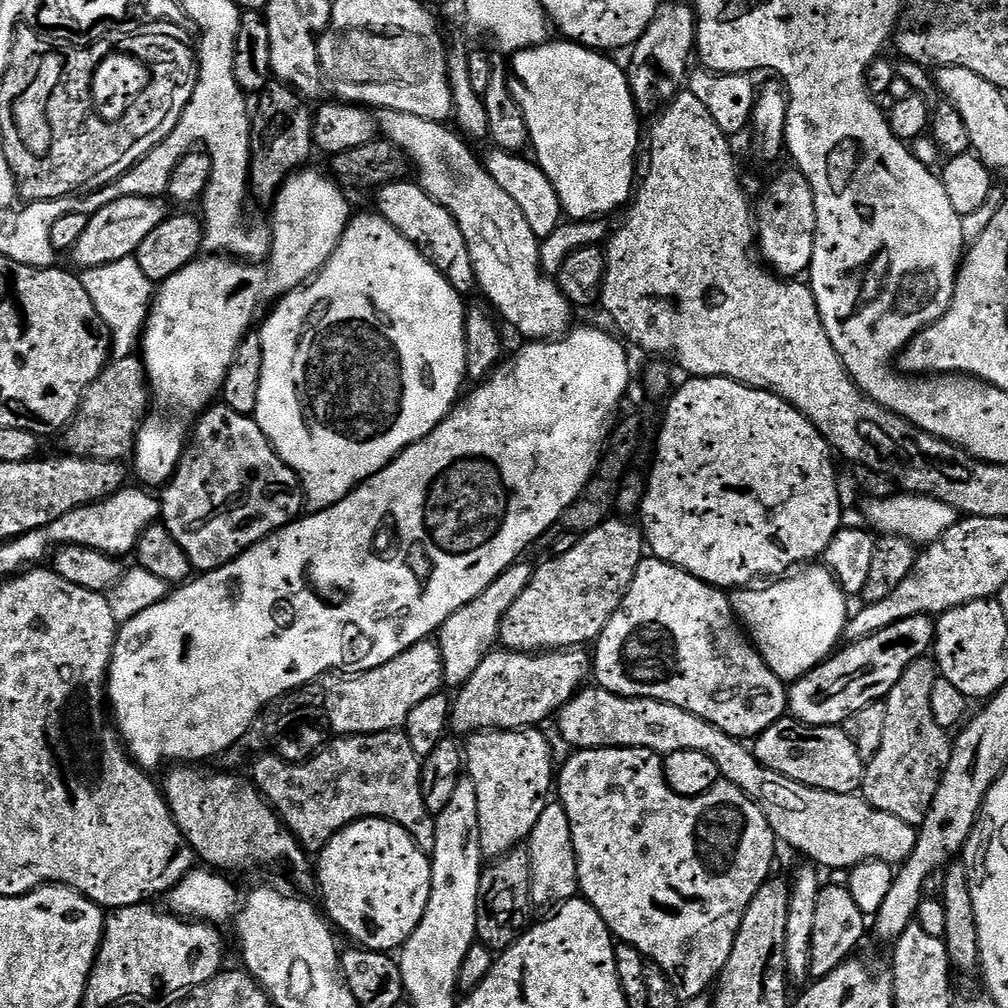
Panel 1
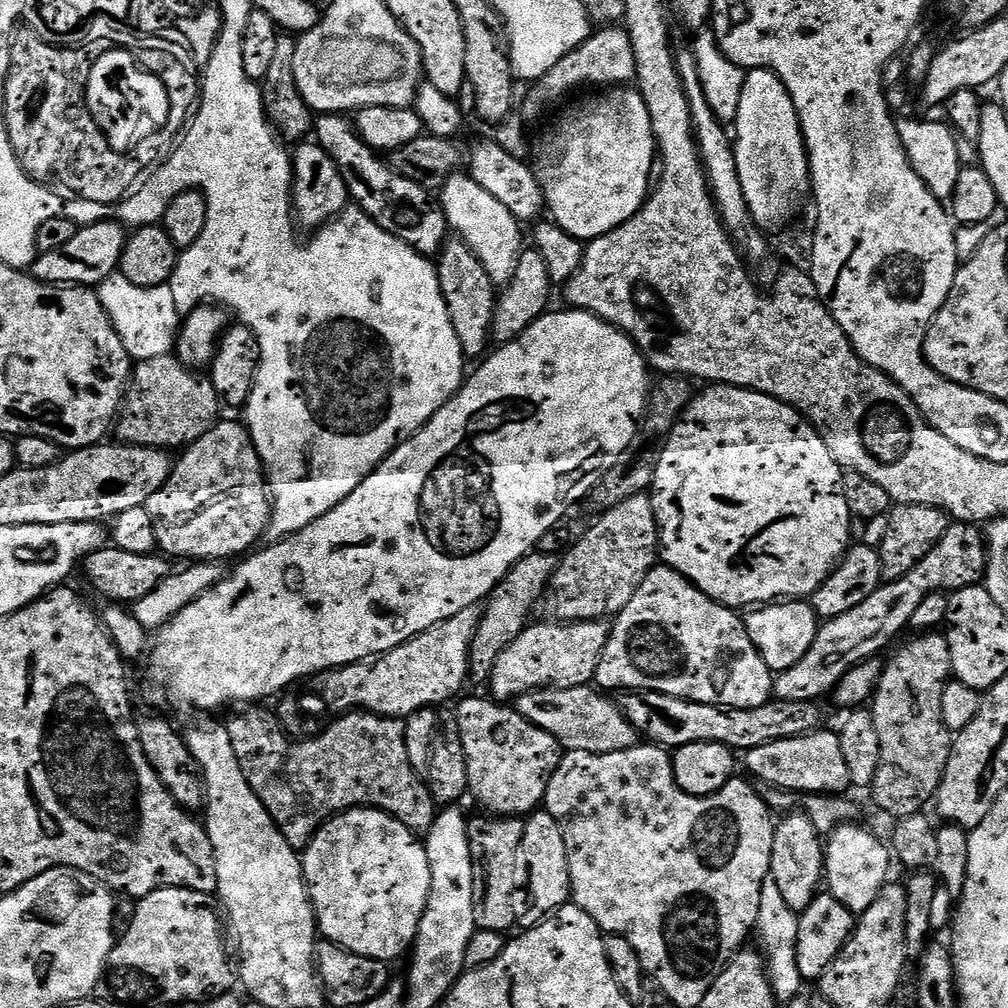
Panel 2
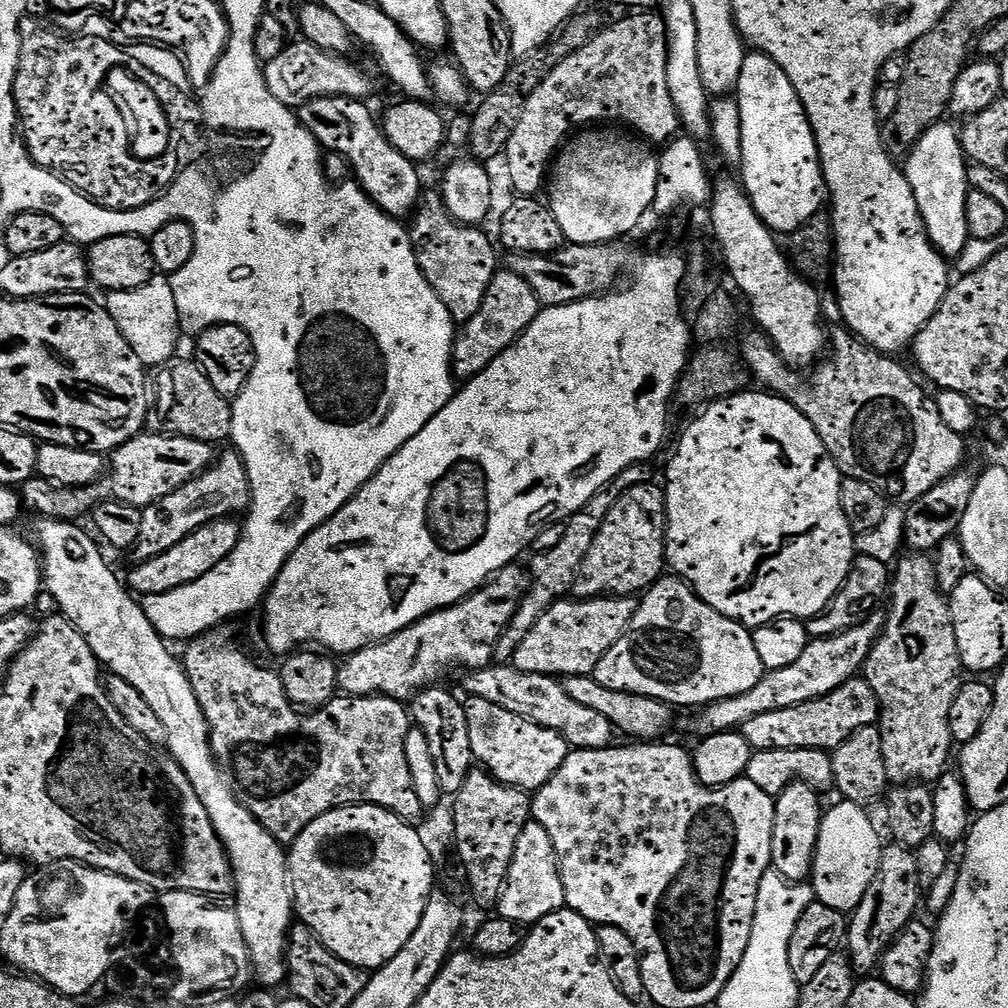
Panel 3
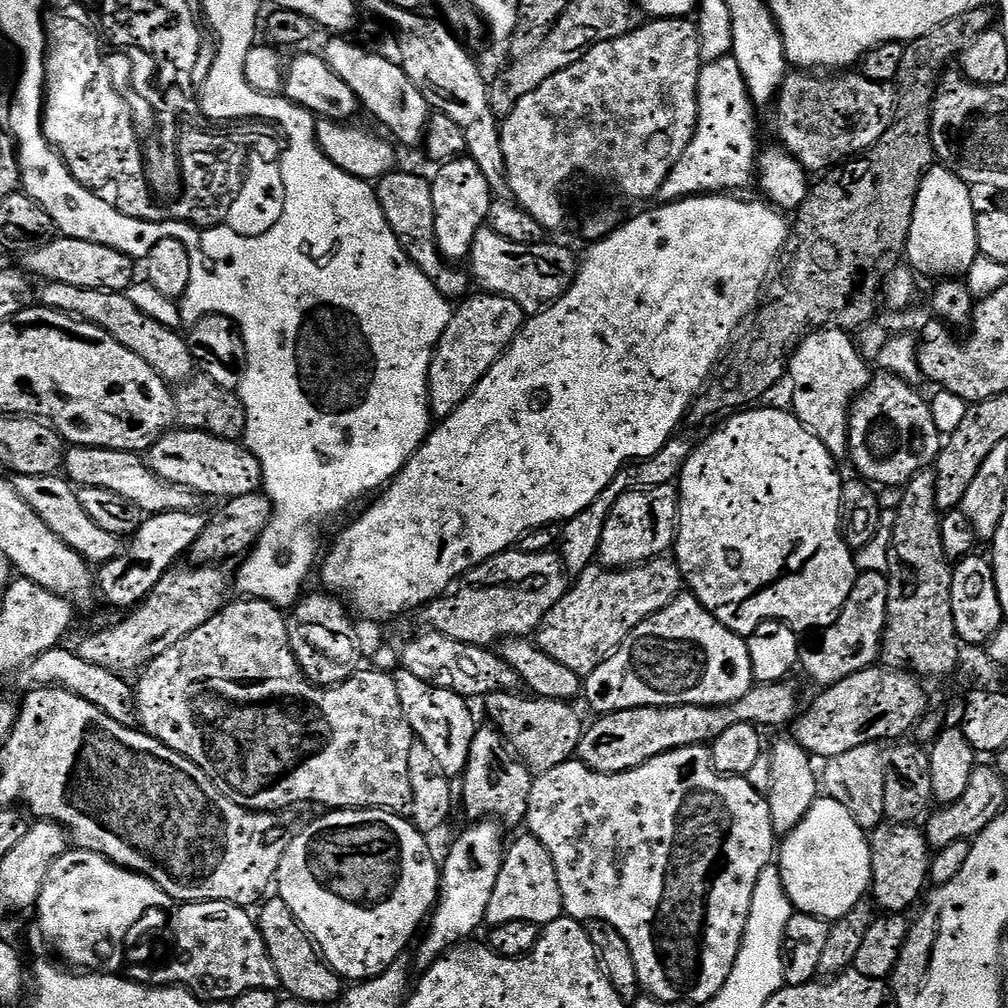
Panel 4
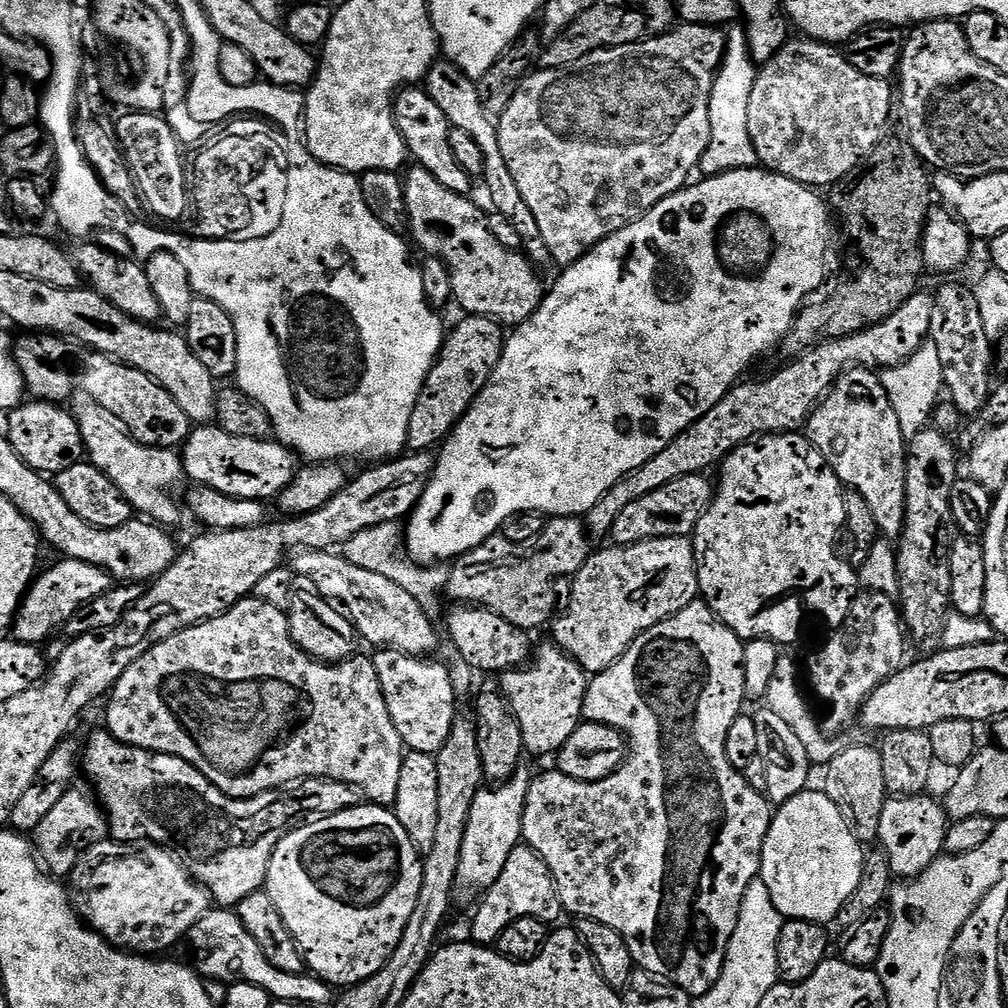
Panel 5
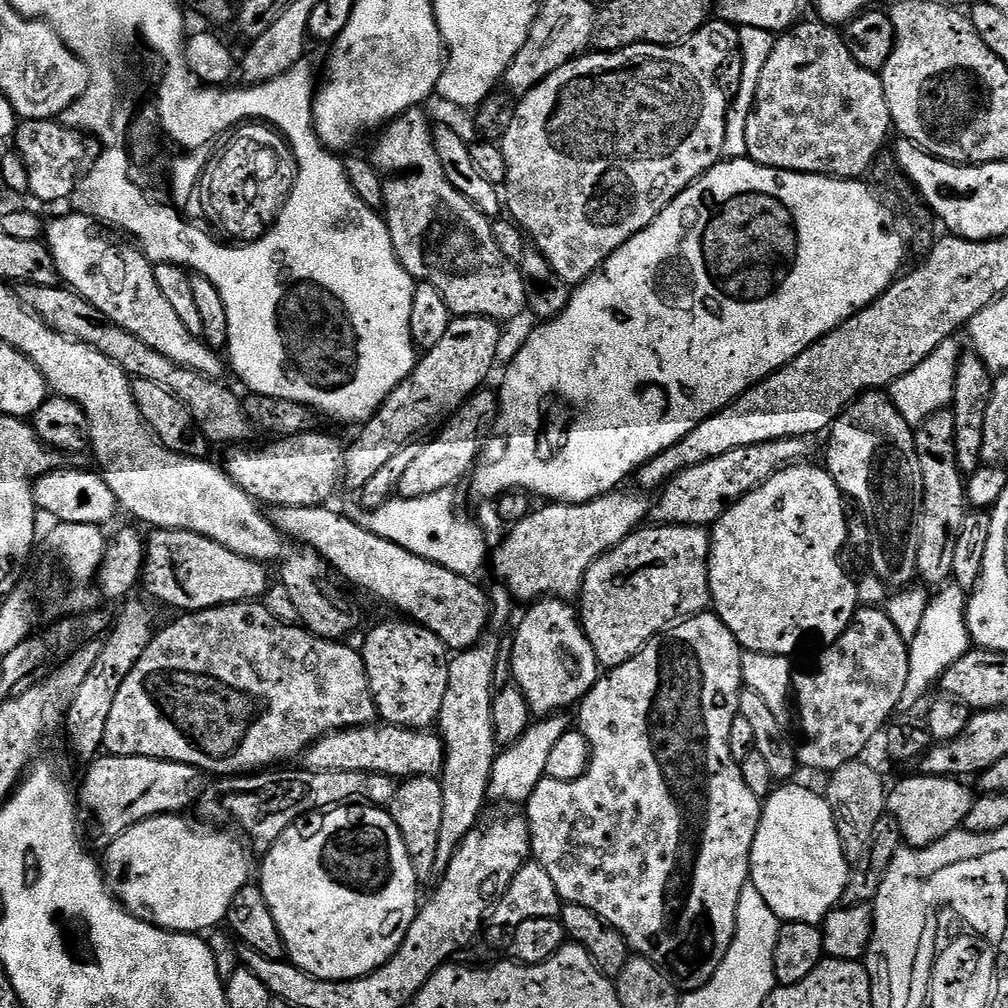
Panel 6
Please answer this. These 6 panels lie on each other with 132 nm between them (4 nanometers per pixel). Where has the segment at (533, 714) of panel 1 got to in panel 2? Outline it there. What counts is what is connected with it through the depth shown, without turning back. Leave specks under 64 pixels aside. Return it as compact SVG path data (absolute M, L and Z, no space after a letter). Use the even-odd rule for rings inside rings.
M604 620L536 623L529 623L518 639L510 642L510 646L498 656L490 681L491 699L497 702L515 702L527 692L535 692L538 688L583 688L595 681L598 662L606 650L610 631L609 625Z

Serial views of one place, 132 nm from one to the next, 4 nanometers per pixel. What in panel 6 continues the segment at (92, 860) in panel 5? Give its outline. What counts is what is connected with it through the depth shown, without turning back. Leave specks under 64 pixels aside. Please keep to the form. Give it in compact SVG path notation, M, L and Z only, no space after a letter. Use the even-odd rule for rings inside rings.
M165 814L152 816L149 820L130 826L130 830L107 845L108 849L102 855L102 871L113 896L130 914L155 928L165 928L168 932L204 934L207 928L215 929L227 921L234 894L238 894L238 890L249 883L248 852L244 849L245 841L239 835L236 837L228 832L215 832L212 826L195 828L184 818L180 814Z

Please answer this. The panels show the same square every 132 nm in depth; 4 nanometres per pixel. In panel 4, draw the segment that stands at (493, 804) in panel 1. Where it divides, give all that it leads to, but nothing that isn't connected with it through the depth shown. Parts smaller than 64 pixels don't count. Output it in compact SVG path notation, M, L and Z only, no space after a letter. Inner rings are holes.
M509 690L506 692L490 692L487 696L483 697L482 700L485 710L488 711L489 718L493 720L489 721L491 721L498 731L504 735L504 739L510 745L512 751L515 752L516 755L519 756L529 768L535 770L537 773L549 772L550 770L554 770L554 766L564 764L567 760L573 759L573 757L576 756L576 747L580 745L580 739L582 738L582 734L584 733L586 727L585 721L580 721L579 714L572 709L573 705L566 700L542 700L538 696L533 696L531 694L523 694L524 696L519 696L518 693L519 691L516 690Z

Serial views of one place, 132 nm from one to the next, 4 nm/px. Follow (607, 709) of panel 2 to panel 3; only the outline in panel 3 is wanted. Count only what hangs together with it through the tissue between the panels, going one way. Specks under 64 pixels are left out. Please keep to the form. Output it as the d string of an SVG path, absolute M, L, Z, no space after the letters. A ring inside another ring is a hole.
M493 663L487 668L478 668L467 673L464 688L469 697L486 698L486 702L494 702L494 706L502 706L502 710L510 710L510 714L518 714L538 726L546 726L558 734L573 749L606 748L613 743L614 729L602 714L589 710L574 702L566 694L563 683L557 677L542 674L526 674L517 668Z

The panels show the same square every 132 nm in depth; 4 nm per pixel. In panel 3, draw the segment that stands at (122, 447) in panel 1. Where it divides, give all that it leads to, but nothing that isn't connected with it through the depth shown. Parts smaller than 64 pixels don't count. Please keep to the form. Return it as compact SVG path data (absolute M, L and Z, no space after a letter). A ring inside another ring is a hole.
M173 358L155 373L154 424L156 420L160 427L157 429L173 436L185 436L213 446L219 445L219 440L227 441L232 434L232 404L229 397L214 390L210 378L206 378L200 365L188 360Z

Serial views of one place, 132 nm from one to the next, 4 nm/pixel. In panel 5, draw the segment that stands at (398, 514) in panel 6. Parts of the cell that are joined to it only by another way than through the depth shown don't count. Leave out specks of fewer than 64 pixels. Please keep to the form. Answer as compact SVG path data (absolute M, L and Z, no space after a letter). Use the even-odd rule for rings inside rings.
M399 523L374 526L370 530L362 530L362 534L354 534L342 546L342 554L354 566L362 570L374 570L374 574L382 574L382 578L390 578L390 582L398 582L406 594L410 594L420 603L425 612L436 614L440 608L440 595L448 591L449 569L444 566L425 566L416 563L407 555L396 556L396 547L402 544L402 528Z

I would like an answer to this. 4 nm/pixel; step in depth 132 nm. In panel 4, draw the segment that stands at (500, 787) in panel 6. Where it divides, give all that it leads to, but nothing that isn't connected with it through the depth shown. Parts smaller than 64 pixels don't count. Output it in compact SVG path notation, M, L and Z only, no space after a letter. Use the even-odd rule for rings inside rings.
M472 822L469 828L448 848L448 857L442 860L440 870L440 894L436 897L436 906L430 913L430 919L423 933L424 941L414 955L417 969L426 970L434 961L440 959L449 948L467 941L468 936L488 915L490 894L498 882L500 867L504 861L506 840L500 837L502 828L496 822Z

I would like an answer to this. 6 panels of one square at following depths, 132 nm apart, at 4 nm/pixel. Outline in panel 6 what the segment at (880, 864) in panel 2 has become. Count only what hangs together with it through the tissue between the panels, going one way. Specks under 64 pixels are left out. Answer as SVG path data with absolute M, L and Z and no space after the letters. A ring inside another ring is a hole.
M788 782L777 787L772 795L763 801L752 847L750 883L758 890L758 894L762 894L762 898L766 898L766 906L774 910L781 922L806 922L820 926L832 913L832 909L844 899L850 865L827 799L821 793L819 796L814 789L803 788L796 783Z

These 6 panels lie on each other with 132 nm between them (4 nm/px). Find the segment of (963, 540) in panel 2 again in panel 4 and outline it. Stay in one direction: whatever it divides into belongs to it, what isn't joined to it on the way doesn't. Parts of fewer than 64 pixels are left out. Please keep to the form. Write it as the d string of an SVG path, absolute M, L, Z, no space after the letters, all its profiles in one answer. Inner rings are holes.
M781 682L778 684L753 683L752 688L729 704L683 704L673 708L627 708L621 712L609 712L596 718L593 724L585 727L580 745L576 747L576 756L582 763L591 768L593 772L625 772L631 768L642 766L650 758L661 756L663 752L673 752L679 748L689 748L695 744L701 746L711 745L718 734L730 730L730 726L739 724L754 724L761 730L767 728L780 728L791 725L797 715L796 700L792 697L791 683Z

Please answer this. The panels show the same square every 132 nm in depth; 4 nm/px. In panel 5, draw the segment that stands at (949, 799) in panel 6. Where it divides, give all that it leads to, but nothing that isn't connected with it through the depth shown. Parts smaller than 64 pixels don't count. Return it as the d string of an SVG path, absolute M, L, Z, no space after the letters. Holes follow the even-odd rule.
M893 795L882 806L882 822L878 822L878 844L888 855L893 877L918 877L944 852L950 821L944 813L943 803L939 799L931 800L929 796Z

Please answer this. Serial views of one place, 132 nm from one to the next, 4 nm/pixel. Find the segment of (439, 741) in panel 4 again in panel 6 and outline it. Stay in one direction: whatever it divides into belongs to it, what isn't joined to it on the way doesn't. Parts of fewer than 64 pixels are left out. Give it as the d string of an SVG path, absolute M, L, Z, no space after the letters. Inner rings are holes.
M396 618L389 624L380 624L368 632L364 640L362 655L366 674L370 678L370 690L376 703L379 719L385 724L395 724L397 728L415 728L428 730L439 721L442 710L442 698L446 698L448 685L448 665L450 649L436 637L433 632L426 630L421 624L409 622L404 618Z

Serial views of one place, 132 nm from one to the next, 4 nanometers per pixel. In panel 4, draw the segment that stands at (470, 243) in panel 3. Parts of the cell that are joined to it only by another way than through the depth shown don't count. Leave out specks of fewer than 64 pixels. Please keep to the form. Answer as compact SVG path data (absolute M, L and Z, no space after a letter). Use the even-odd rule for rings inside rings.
M393 170L375 181L376 197L380 203L380 212L386 214L388 228L394 230L396 243L406 250L412 264L430 278L430 282L449 302L459 301L467 297L470 290L470 276L467 271L455 263L445 260L439 252L438 242L435 240L434 203L431 197L431 183L429 177L415 176L412 172ZM460 296L460 297L459 297ZM457 299L457 300L456 300Z

